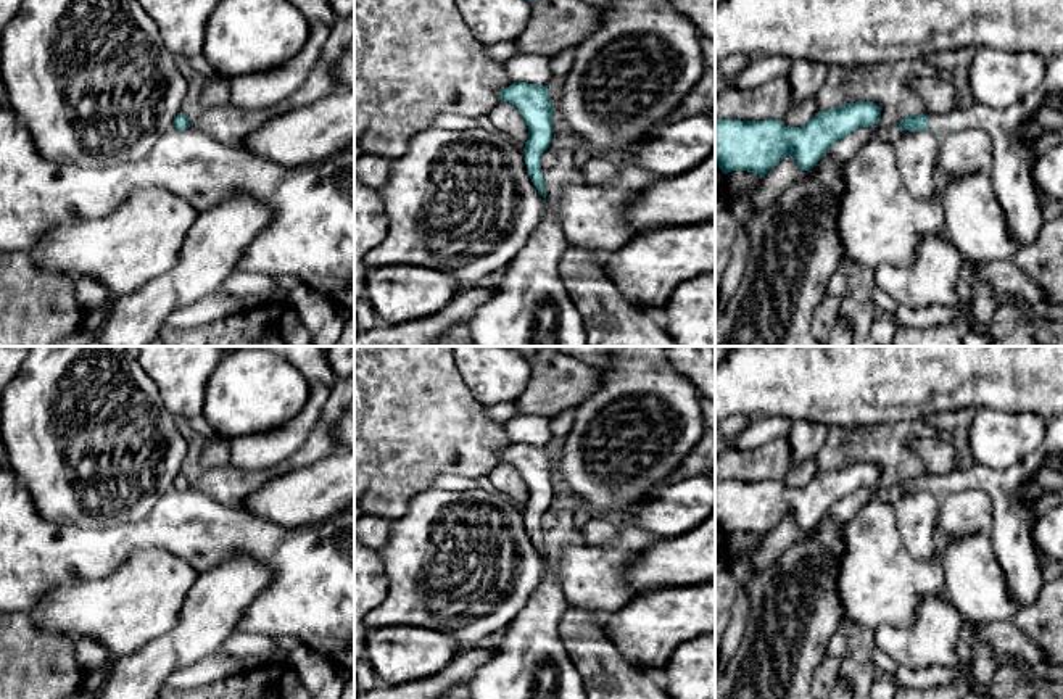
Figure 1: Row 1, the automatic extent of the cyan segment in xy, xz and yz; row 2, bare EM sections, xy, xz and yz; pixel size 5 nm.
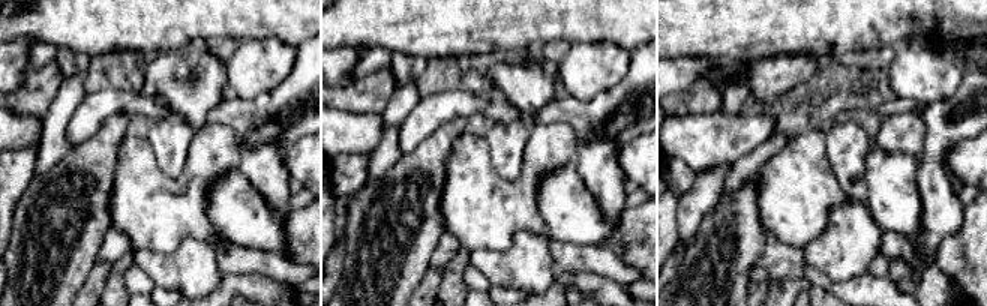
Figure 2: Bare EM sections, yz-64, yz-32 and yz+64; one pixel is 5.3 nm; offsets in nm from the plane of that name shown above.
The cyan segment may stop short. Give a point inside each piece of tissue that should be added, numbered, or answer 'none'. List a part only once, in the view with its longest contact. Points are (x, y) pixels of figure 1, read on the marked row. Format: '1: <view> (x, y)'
1: yz (1020, 132)

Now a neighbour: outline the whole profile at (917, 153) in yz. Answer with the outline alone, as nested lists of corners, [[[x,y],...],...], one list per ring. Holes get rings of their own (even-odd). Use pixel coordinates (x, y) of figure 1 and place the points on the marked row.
[[[900,130],[892,145],[897,171],[910,195],[929,198],[936,188],[941,140],[931,130]]]

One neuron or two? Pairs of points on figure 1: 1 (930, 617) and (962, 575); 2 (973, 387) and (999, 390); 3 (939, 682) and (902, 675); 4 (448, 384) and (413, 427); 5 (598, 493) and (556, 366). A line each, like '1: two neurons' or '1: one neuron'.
1: two neurons
2: one neuron
3: one neuron
4: one neuron
5: two neurons

